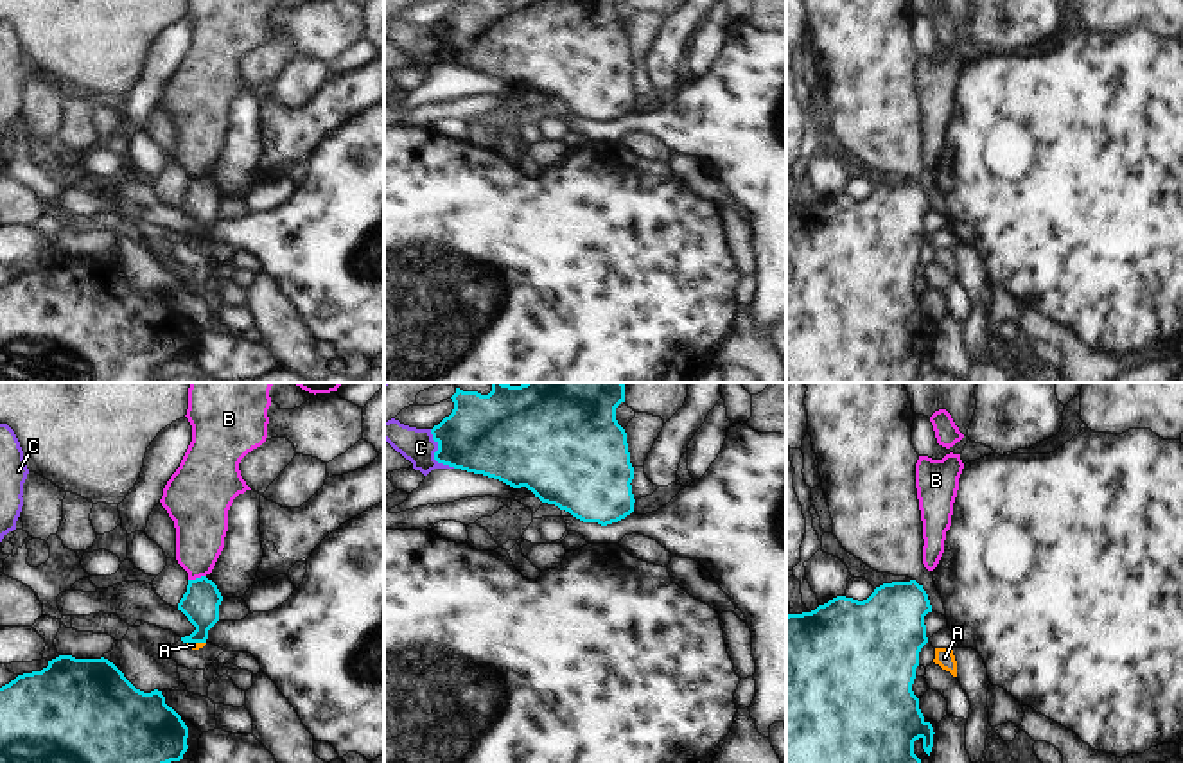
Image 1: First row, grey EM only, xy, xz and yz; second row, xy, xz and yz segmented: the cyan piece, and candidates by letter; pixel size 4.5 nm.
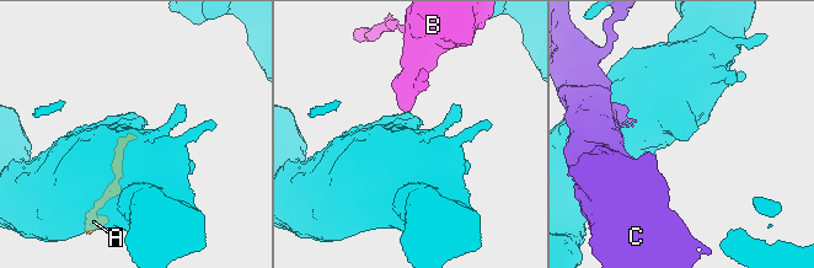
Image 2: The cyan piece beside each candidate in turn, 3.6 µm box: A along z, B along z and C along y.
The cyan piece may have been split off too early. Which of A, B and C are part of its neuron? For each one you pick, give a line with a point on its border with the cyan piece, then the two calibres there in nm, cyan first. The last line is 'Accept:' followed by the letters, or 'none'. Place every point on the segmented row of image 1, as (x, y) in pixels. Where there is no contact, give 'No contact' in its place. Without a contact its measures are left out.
Accept: none

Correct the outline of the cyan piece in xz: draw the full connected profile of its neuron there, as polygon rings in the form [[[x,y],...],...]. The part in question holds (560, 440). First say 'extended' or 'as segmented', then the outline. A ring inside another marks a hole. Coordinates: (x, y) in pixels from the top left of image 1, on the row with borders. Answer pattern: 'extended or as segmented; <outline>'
as segmented; [[[492,382],[488,395],[456,388],[451,399],[452,413],[431,429],[438,463],[526,487],[583,522],[607,526],[634,512],[634,467],[627,433],[616,420],[623,382]]]

